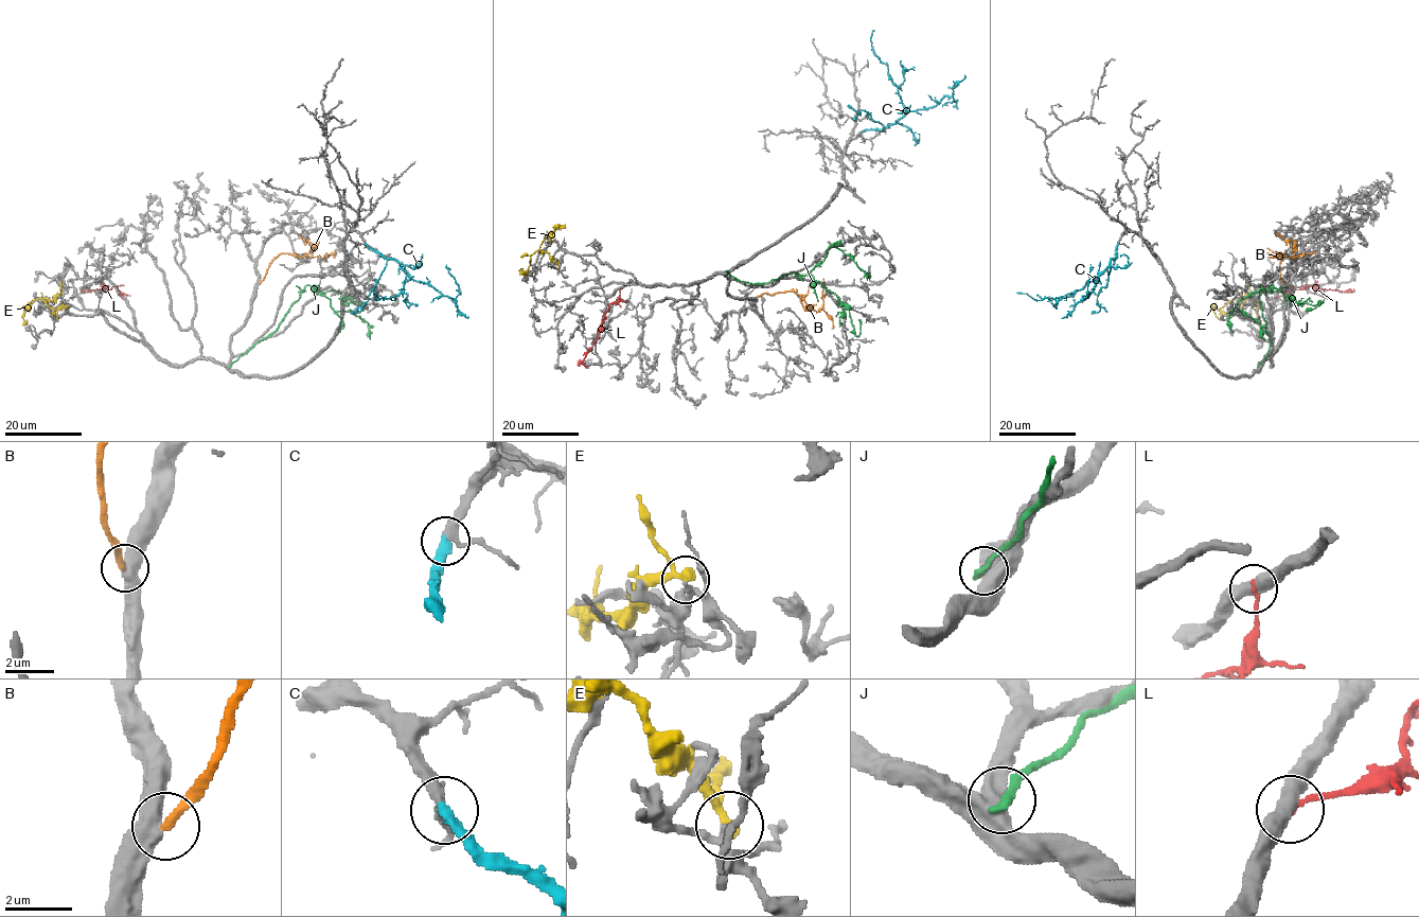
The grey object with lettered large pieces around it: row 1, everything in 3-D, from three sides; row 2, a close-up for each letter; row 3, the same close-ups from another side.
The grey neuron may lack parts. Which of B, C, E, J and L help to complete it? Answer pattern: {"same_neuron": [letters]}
{"same_neuron": ["B", "C"]}

